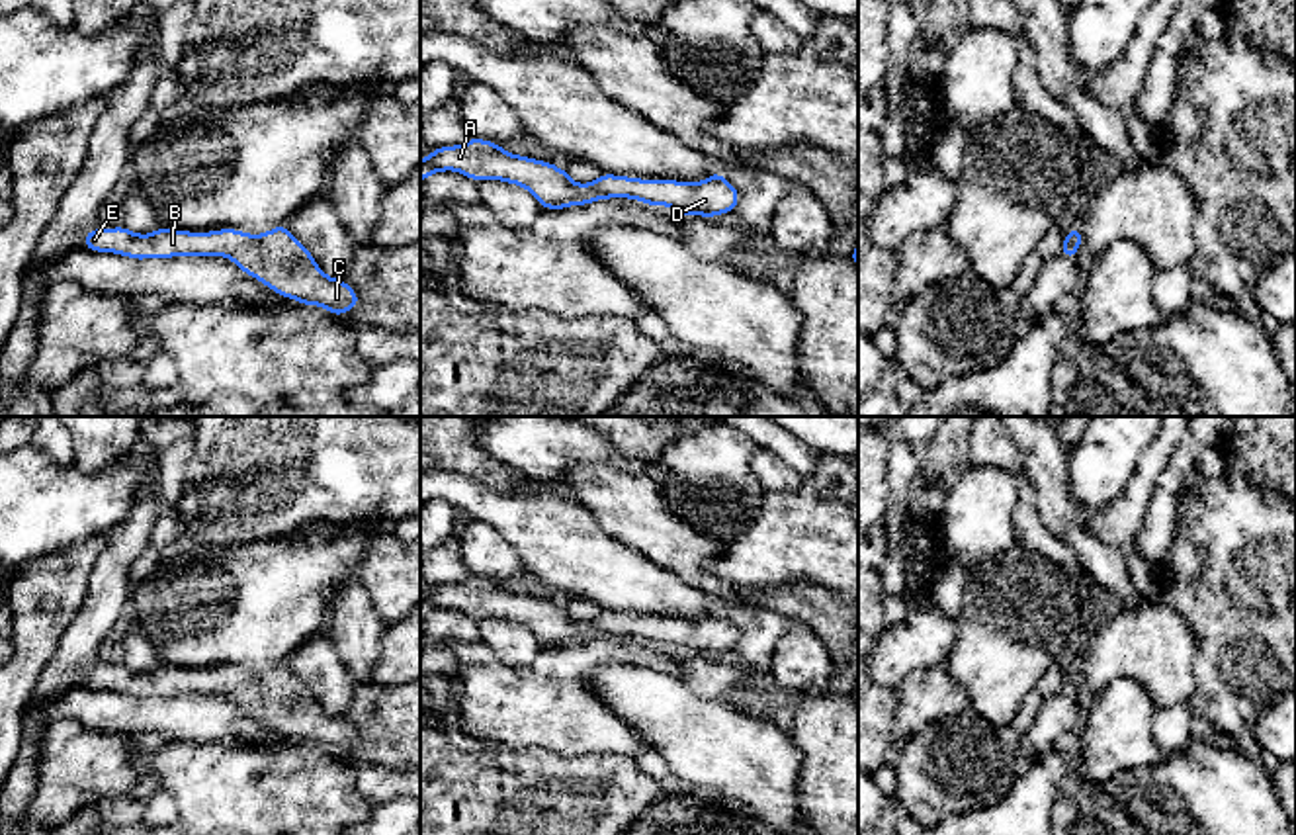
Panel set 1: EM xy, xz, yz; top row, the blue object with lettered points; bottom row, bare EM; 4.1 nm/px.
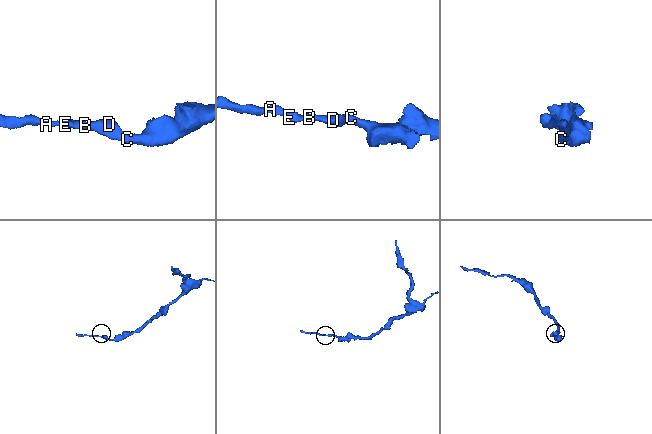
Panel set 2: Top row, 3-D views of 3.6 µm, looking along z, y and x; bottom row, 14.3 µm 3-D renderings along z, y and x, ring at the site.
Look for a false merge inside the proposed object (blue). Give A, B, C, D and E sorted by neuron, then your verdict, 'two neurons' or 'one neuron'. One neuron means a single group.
groups A B C D E; one neuron

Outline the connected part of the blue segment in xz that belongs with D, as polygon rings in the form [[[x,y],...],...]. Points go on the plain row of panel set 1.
[[[485,577],[463,583],[436,585],[420,598],[420,620],[432,610],[455,608],[467,616],[500,618],[526,626],[543,647],[588,643],[594,637],[629,636],[645,643],[669,643],[680,653],[715,655],[737,647],[739,630],[717,608],[704,620],[637,618],[629,614],[600,612],[596,618],[577,622],[567,608],[545,598],[506,591]]]

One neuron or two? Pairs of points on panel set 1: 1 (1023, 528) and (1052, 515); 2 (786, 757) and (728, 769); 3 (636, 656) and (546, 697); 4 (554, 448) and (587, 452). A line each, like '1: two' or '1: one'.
1: two
2: one
3: one
4: one

